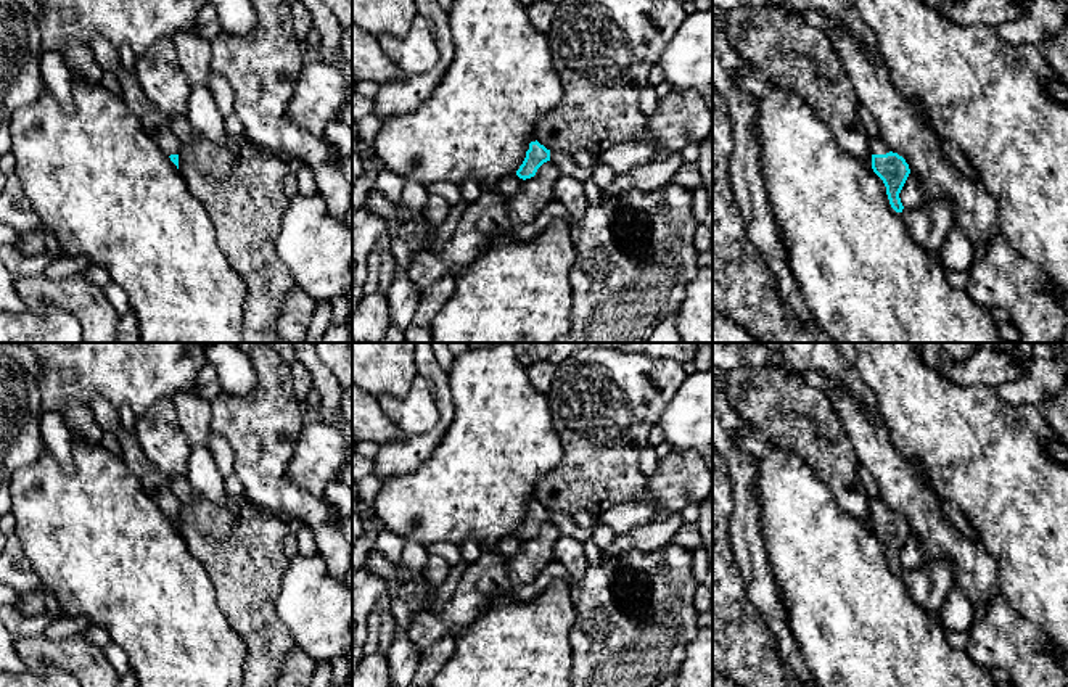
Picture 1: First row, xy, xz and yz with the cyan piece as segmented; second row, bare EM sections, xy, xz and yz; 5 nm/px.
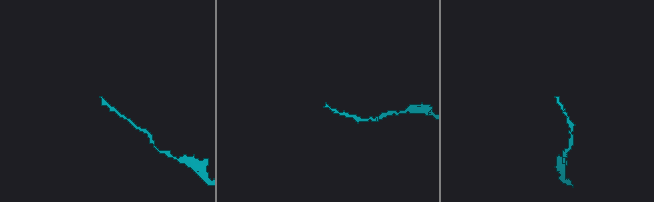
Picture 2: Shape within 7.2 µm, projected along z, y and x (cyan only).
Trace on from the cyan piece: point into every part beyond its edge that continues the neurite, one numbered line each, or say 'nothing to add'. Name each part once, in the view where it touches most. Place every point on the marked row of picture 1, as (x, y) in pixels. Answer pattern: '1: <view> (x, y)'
1: yz (877, 145)

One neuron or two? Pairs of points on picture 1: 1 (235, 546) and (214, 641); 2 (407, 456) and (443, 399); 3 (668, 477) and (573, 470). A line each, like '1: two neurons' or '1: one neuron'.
1: two neurons
2: one neuron
3: two neurons

